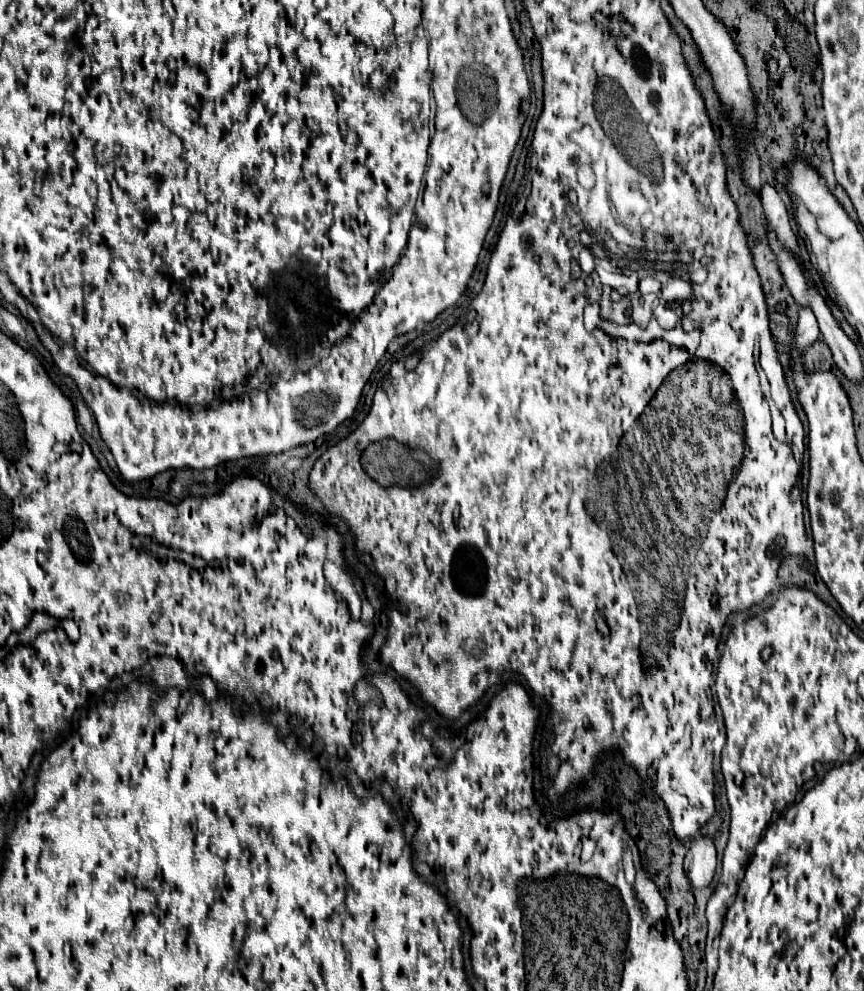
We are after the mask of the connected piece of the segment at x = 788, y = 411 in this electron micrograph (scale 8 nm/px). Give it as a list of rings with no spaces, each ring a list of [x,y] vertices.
[[[791,401],[785,403],[783,413],[785,413],[785,423],[787,423],[787,425],[785,425],[785,435],[787,435],[787,439],[791,439],[793,443],[803,443],[805,431],[801,429],[803,425],[801,425],[801,421],[799,421],[799,417],[797,417],[797,413],[795,413],[795,409],[793,409],[793,405],[791,405]]]

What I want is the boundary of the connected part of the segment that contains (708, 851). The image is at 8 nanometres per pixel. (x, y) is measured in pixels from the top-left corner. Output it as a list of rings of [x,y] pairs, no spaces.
[[[699,835],[691,841],[689,851],[685,855],[685,873],[689,877],[689,883],[697,889],[705,889],[717,867],[717,853],[713,839],[709,835]]]

